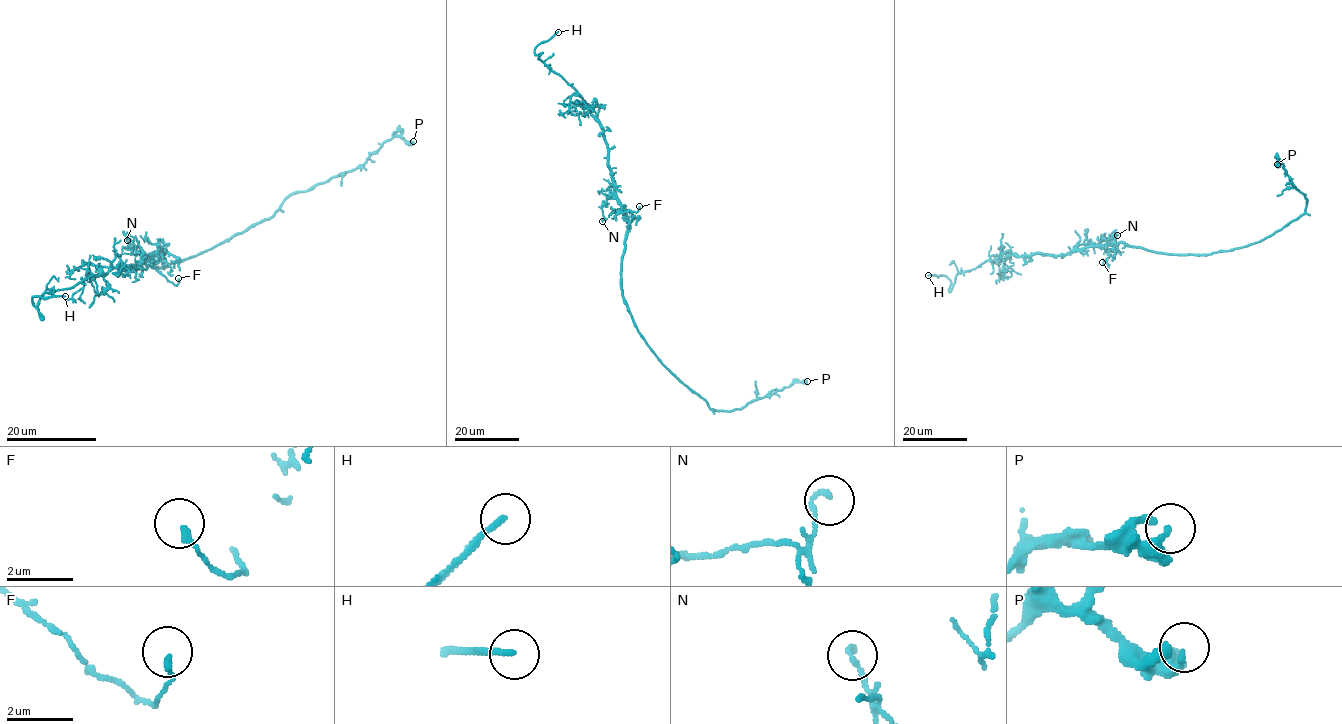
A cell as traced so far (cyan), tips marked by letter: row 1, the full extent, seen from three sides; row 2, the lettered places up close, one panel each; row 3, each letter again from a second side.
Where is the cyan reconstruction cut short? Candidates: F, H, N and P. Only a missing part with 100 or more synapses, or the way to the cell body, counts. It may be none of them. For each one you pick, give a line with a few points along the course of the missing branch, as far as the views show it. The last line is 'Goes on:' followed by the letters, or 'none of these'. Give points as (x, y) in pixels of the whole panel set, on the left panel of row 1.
H: Course of what is missing: (65, 296), (76, 296), (112, 280), (150, 278), (149, 282), (152, 278)
Goes on: H

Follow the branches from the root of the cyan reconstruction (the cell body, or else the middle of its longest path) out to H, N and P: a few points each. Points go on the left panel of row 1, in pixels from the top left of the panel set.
H: (154, 266), (165, 250), (134, 268), (112, 268), (46, 292), (40, 314), (32, 302), (65, 296)
N: (154, 266), (165, 250), (148, 255), (133, 253), (127, 248), (130, 246), (127, 240)
P: (154, 266), (165, 267), (228, 241), (269, 219), (292, 194), (310, 190), (361, 167), (394, 136), (413, 141)

